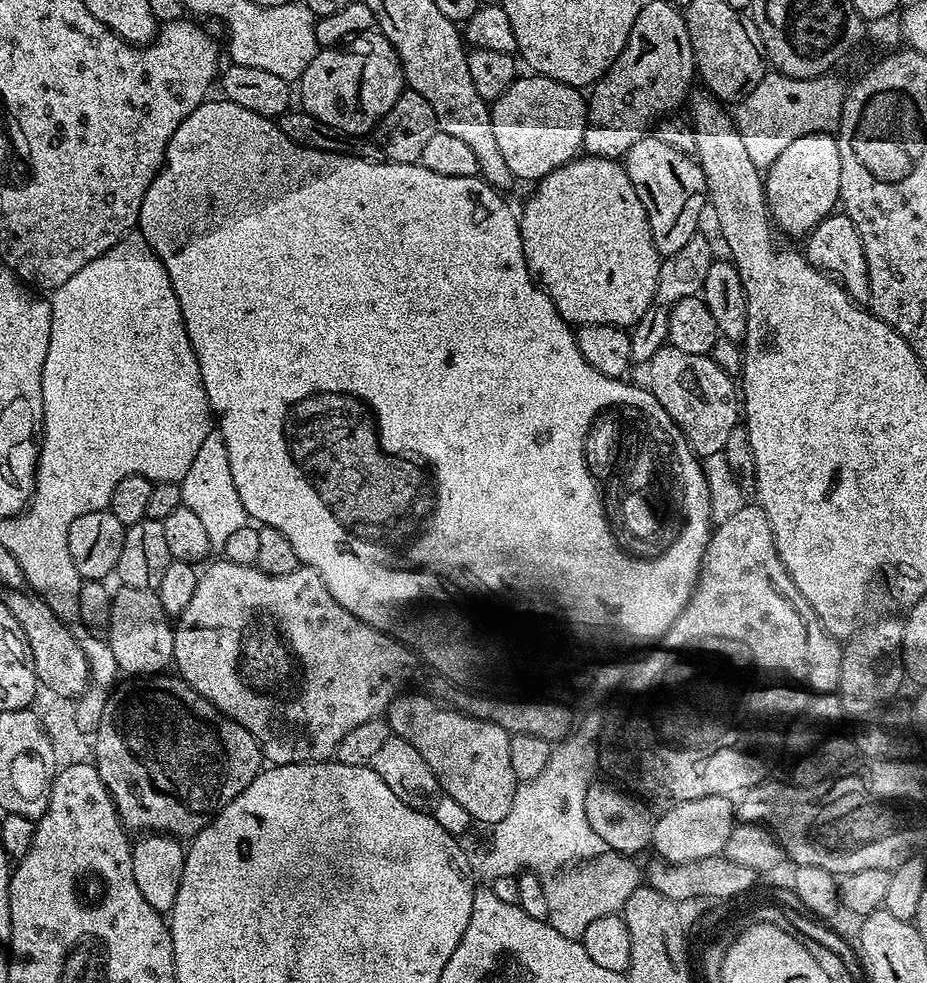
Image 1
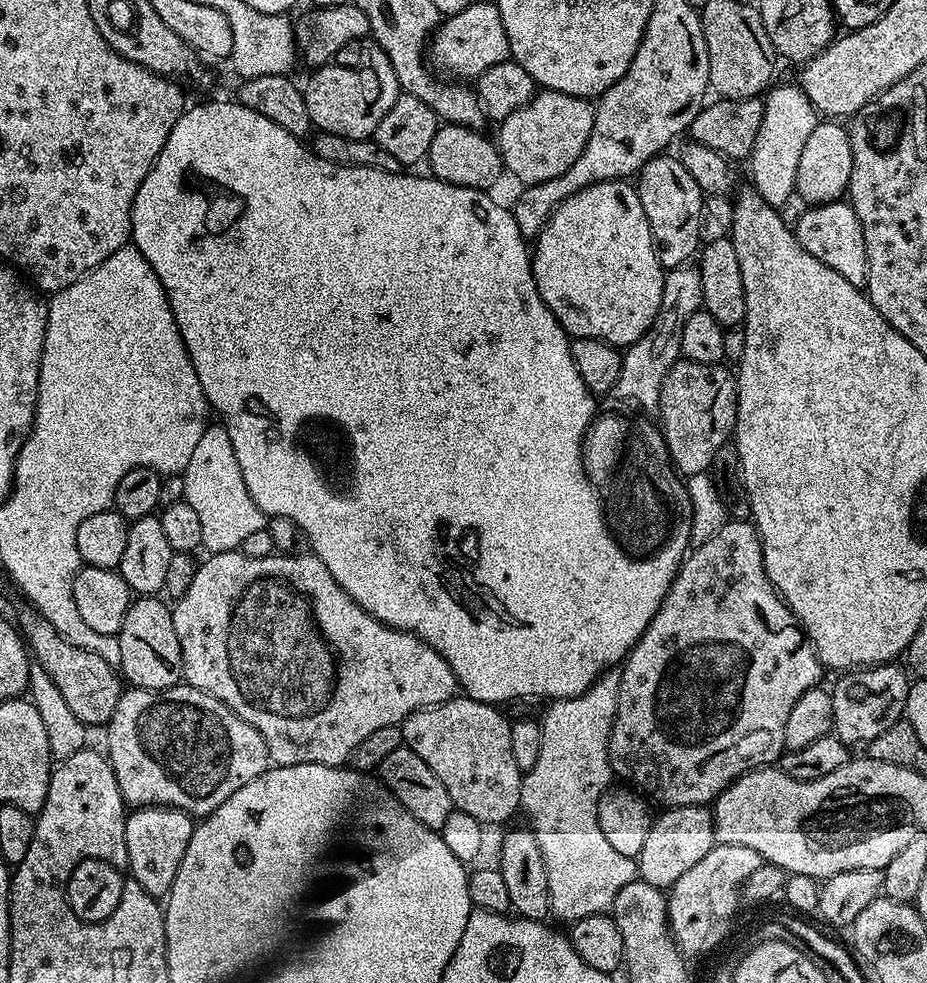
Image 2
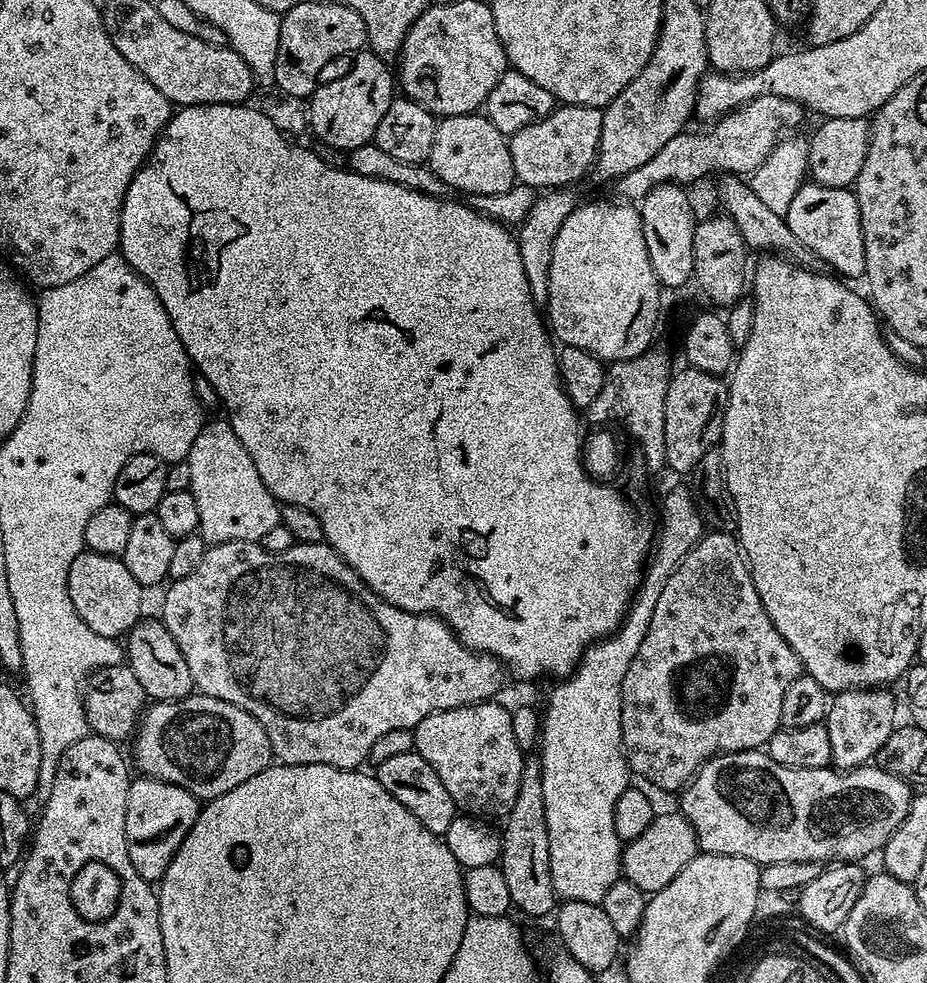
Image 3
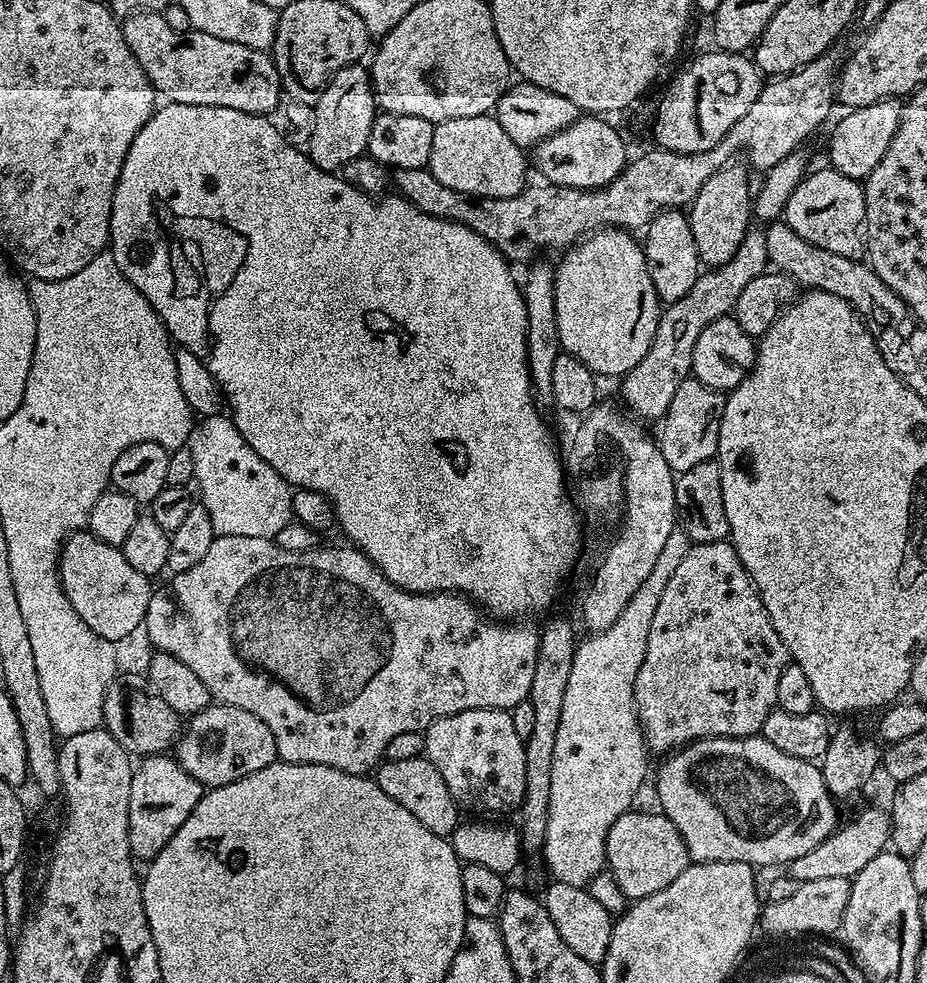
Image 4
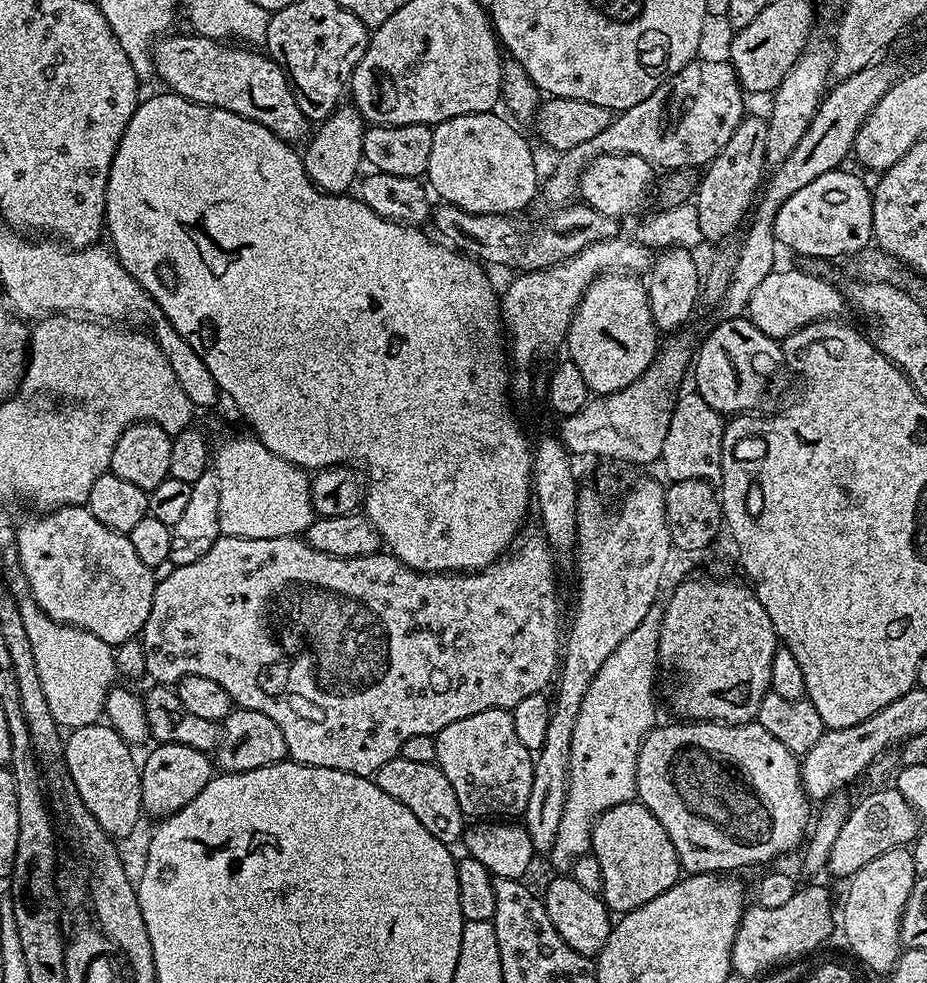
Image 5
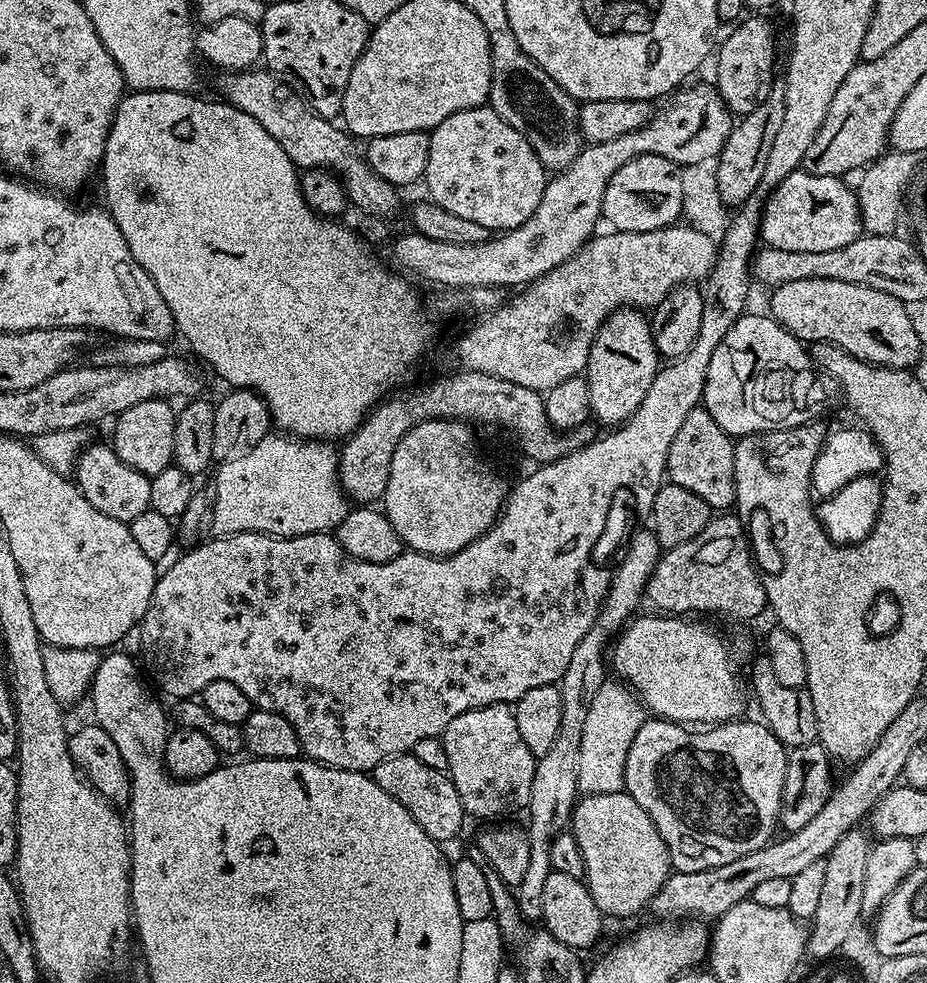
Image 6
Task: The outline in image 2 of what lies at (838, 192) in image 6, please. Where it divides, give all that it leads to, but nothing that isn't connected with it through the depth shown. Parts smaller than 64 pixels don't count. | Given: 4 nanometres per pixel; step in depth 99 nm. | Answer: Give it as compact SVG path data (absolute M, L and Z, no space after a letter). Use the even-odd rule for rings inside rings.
M843 199L834 200L831 204L817 204L803 209L805 212L794 220L794 231L798 242L818 262L826 262L830 270L835 270L850 282L850 286L863 289L868 283L868 259L866 258L866 242L862 238L862 226L858 222L858 214L854 214L851 203Z

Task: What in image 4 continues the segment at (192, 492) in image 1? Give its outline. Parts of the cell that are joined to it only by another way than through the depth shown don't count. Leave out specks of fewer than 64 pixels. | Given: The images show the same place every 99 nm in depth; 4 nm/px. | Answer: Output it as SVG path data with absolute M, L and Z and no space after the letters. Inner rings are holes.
M227 415L205 416L192 429L187 448L194 454L195 487L200 487L199 499L209 512L216 536L241 536L242 538L275 538L278 530L294 519L292 515L293 489L272 467L242 438Z

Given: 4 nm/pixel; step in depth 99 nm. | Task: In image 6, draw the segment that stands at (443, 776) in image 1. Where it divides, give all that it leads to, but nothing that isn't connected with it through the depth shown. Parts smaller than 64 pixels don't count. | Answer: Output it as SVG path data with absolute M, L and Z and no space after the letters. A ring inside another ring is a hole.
M491 704L485 708L475 708L466 714L458 714L450 726L442 733L446 746L446 762L448 777L454 782L454 790L458 790L458 798L462 798L462 806L469 817L477 816L480 822L496 822L508 818L511 812L527 809L530 798L530 786L534 786L534 770L537 757L530 754L530 746L522 742L522 734L518 734L516 713L509 705Z

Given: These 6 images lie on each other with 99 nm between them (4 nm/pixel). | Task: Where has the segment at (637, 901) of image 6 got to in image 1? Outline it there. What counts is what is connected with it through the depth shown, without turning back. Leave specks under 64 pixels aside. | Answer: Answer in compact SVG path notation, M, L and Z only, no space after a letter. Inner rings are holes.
M707 796L706 798L694 798L693 800L687 800L682 802L678 806L673 808L665 808L655 817L654 823L652 825L652 842L650 845L651 851L656 851L655 854L659 859L666 861L668 864L689 864L695 860L701 860L702 858L710 858L711 856L719 856L724 851L726 842L730 838L733 828L736 827L738 823L738 817L736 814L736 805L734 803L733 797L730 796Z

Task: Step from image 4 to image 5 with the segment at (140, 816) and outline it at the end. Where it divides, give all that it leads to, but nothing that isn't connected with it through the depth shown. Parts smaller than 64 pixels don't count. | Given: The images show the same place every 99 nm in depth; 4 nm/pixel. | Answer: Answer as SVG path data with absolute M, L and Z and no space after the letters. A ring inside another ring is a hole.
M163 742L157 743L157 745L157 748L140 764L140 789L142 790L140 806L147 815L149 812L150 815L156 816L155 818L163 818L172 812L177 812L182 806L186 806L186 802L194 802L194 798L198 798L198 794L202 794L202 790L206 790L206 786L214 775L214 760L209 753L198 750L194 746Z

